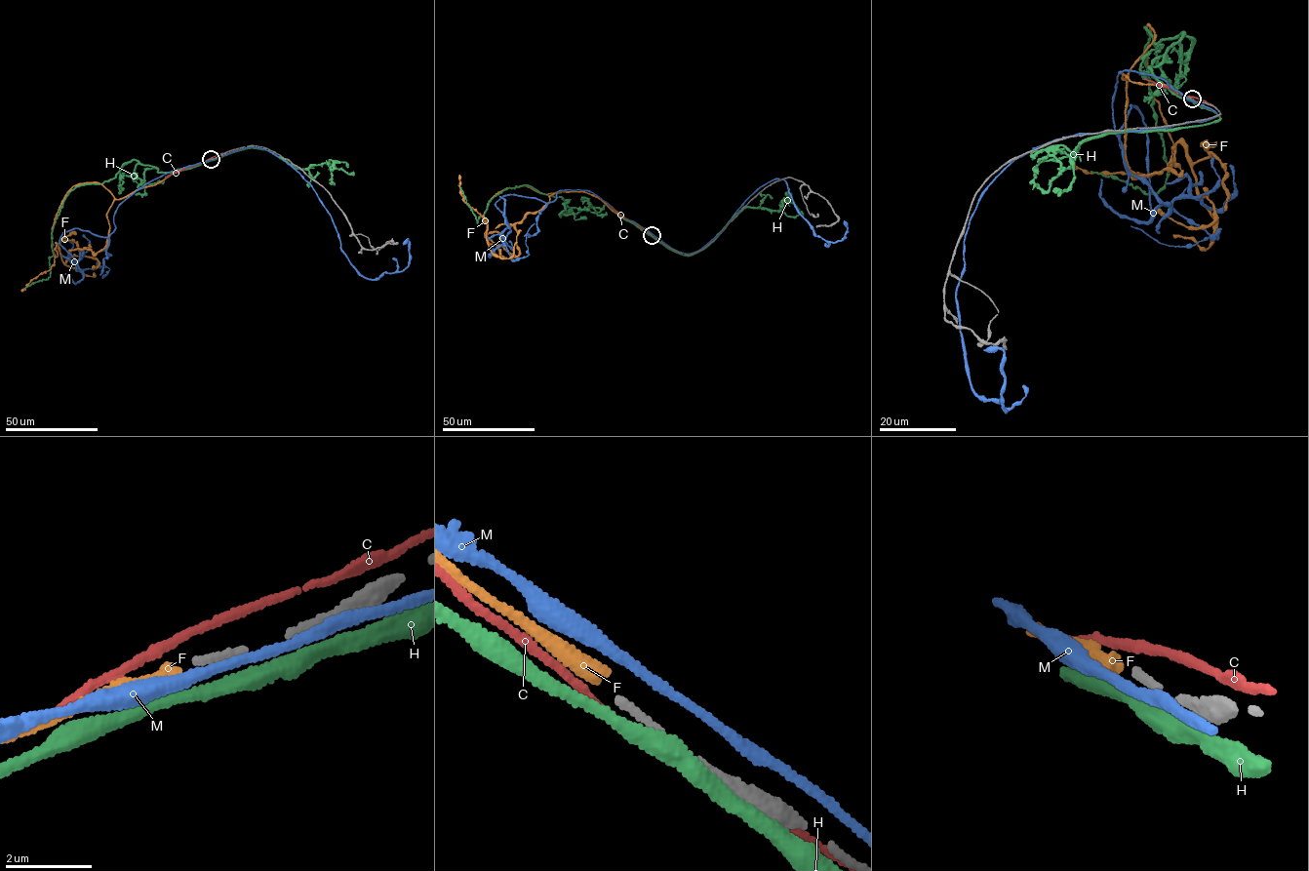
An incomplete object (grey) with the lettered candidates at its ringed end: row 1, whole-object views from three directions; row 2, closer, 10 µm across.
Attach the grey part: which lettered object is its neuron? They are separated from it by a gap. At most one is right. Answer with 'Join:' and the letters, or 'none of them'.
Join: none of them

